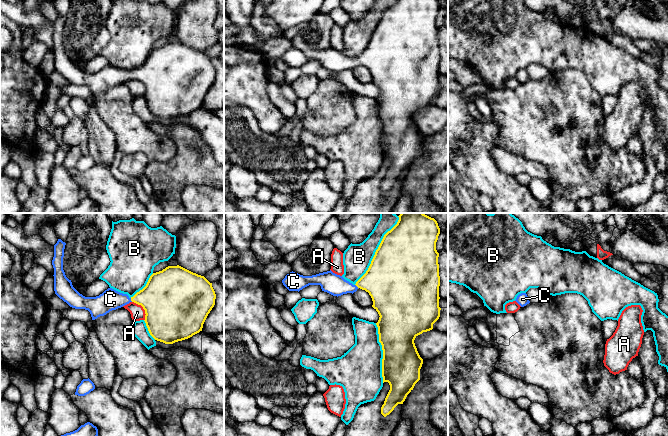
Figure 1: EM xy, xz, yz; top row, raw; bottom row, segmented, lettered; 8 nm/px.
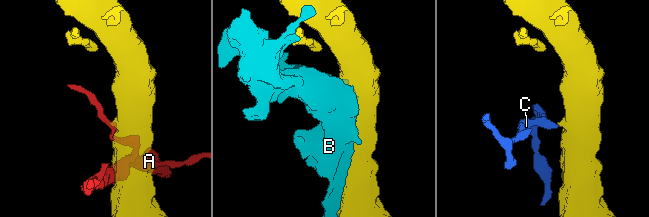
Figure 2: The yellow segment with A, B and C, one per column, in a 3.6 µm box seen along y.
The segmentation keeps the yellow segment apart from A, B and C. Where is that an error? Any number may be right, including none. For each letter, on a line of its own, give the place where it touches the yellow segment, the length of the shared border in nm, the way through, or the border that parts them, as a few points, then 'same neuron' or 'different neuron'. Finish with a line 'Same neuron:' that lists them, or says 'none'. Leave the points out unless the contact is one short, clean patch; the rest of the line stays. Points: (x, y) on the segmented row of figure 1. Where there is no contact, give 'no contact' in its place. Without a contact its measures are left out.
A: xy (143, 308) | 190 nm | different neuron
B: xz (376, 250) | 650 nm | different neuron
C: xy (131, 300) | 40 nm | across xy (162, 298), (137, 298), (131, 300), (110, 299) | same neuron
Same neuron: C

